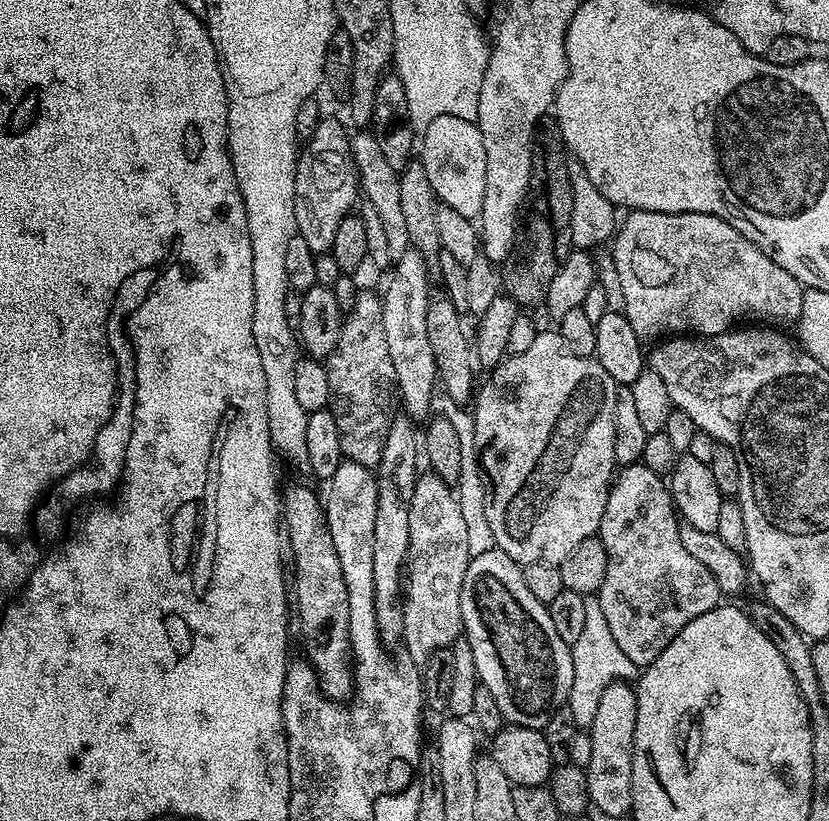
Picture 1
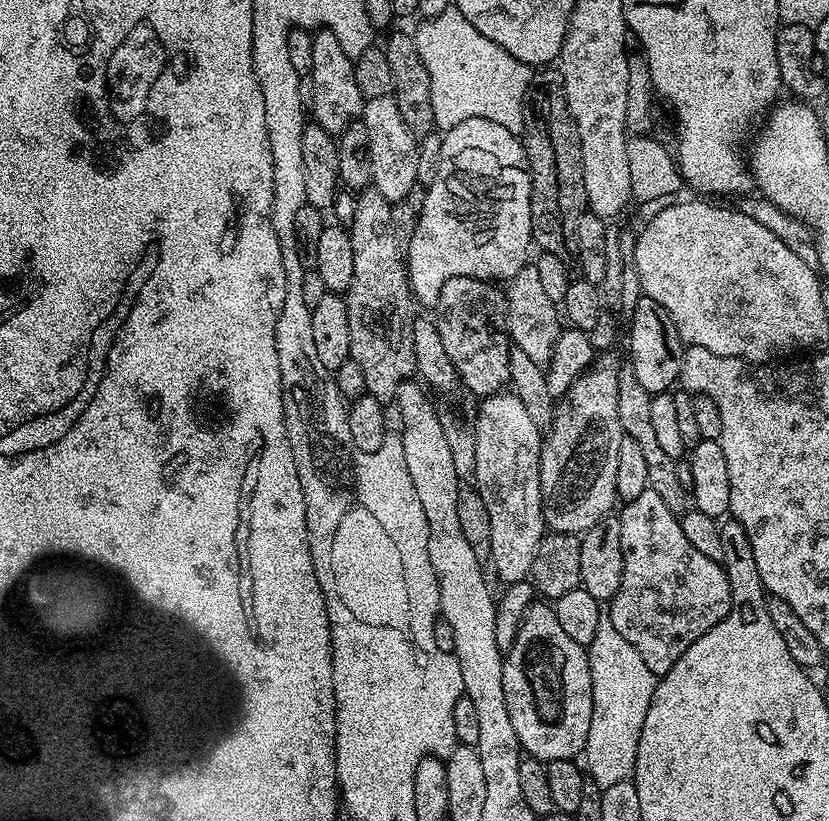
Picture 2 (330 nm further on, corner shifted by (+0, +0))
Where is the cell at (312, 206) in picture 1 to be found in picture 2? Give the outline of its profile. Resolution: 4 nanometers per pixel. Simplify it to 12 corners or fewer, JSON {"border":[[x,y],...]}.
{"border":[[328,28],[310,50],[312,116],[338,134],[363,113],[354,61]]}

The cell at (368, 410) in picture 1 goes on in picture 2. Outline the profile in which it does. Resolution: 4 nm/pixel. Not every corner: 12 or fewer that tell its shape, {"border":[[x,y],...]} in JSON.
{"border":[[371,186],[350,225],[350,358],[392,402],[416,372],[414,297],[393,201]]}

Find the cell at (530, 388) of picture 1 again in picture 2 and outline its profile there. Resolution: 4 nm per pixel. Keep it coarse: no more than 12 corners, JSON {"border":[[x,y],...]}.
{"border":[[604,354],[540,445],[544,522],[583,534],[617,507],[621,365]]}

